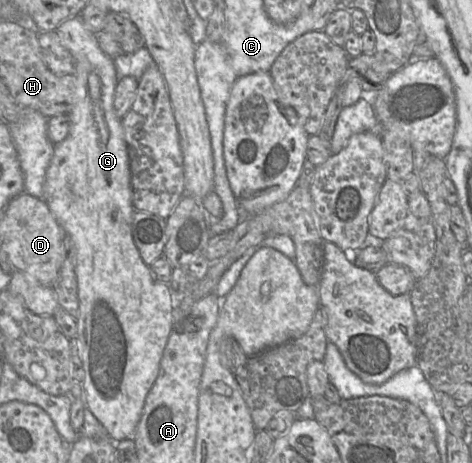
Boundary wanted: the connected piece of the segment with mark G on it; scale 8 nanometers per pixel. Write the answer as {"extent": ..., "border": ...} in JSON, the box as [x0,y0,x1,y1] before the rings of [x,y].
{"extent":[42,16,175,442],"border":[[[75,16],[70,20],[62,22],[56,29],[62,44],[70,51],[75,61],[75,81],[74,81],[74,103],[68,114],[70,119],[70,131],[68,136],[60,143],[55,144],[53,157],[48,166],[43,186],[42,199],[48,205],[50,211],[68,234],[75,247],[75,274],[77,277],[79,312],[76,319],[79,352],[84,369],[83,387],[85,391],[85,408],[88,408],[96,419],[106,429],[108,436],[114,441],[119,442],[134,435],[137,425],[141,419],[145,399],[153,386],[160,367],[169,335],[173,329],[173,308],[175,308],[175,294],[172,292],[169,283],[157,281],[150,271],[150,266],[142,260],[138,248],[132,236],[132,221],[135,209],[132,202],[131,171],[127,145],[121,119],[114,111],[113,101],[115,89],[118,83],[118,76],[114,65],[114,59],[106,55],[100,48],[96,34],[90,32],[83,24],[80,16]]]}

